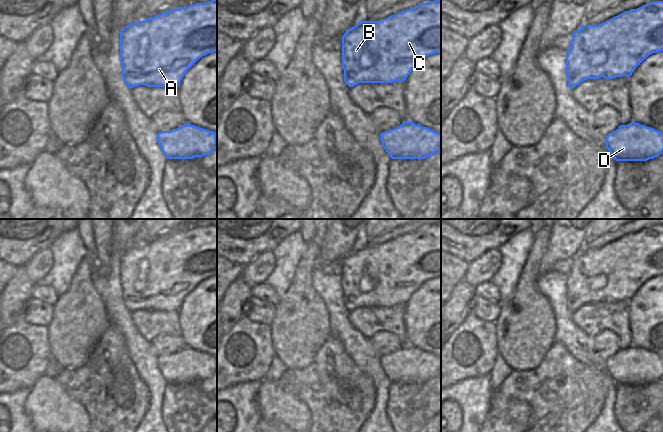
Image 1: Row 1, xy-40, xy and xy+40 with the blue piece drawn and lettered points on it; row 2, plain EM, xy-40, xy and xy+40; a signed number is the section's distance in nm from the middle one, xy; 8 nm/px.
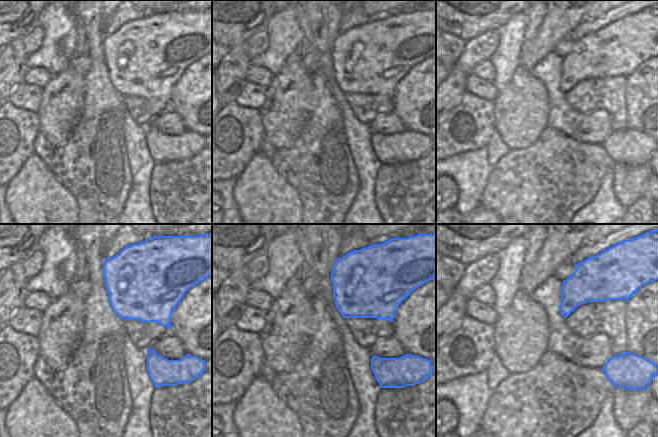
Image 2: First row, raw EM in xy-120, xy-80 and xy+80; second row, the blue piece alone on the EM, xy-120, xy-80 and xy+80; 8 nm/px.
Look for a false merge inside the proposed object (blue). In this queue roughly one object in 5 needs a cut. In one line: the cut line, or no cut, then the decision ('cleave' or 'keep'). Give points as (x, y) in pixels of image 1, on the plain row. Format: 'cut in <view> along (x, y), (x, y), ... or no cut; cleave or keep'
no cut; keep

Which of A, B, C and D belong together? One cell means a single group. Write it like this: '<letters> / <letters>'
A B C D

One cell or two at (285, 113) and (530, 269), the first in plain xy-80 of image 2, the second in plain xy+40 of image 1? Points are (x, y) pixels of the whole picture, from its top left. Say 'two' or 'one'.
one

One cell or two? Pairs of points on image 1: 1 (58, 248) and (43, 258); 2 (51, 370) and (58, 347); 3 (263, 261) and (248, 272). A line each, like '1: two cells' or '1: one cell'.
1: two cells
2: two cells
3: one cell

